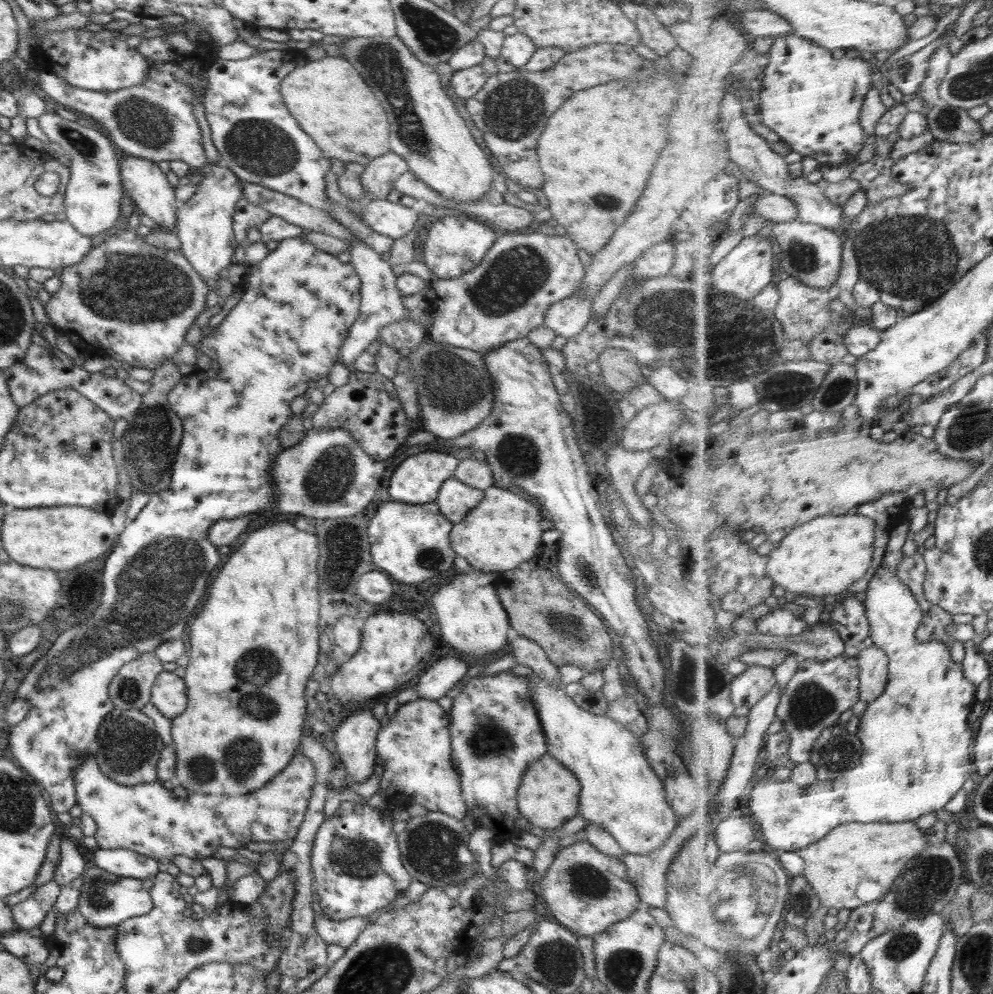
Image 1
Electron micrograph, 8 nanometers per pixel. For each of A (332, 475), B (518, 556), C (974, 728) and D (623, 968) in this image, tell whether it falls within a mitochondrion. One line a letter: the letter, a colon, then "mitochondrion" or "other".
A: mitochondrion
B: other
C: other
D: mitochondrion

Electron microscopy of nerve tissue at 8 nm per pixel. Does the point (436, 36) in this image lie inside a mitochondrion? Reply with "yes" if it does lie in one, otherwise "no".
yes

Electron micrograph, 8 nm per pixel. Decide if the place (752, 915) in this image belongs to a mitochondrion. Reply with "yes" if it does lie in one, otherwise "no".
yes

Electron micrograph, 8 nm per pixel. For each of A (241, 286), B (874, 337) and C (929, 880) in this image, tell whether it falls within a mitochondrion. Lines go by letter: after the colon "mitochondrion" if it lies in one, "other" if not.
A: other
B: other
C: mitochondrion

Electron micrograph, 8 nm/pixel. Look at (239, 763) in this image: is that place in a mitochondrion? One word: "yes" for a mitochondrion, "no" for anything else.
yes

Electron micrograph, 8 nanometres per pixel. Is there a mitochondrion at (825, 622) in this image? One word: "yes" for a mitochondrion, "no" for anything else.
no

